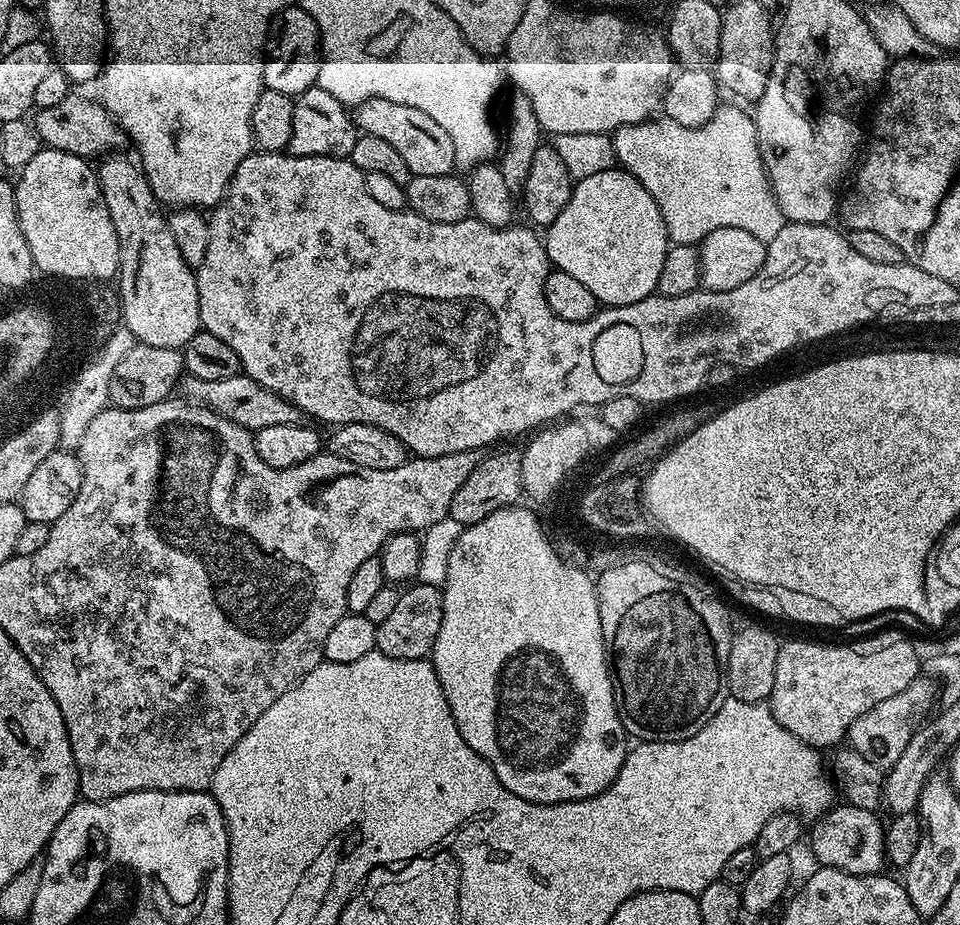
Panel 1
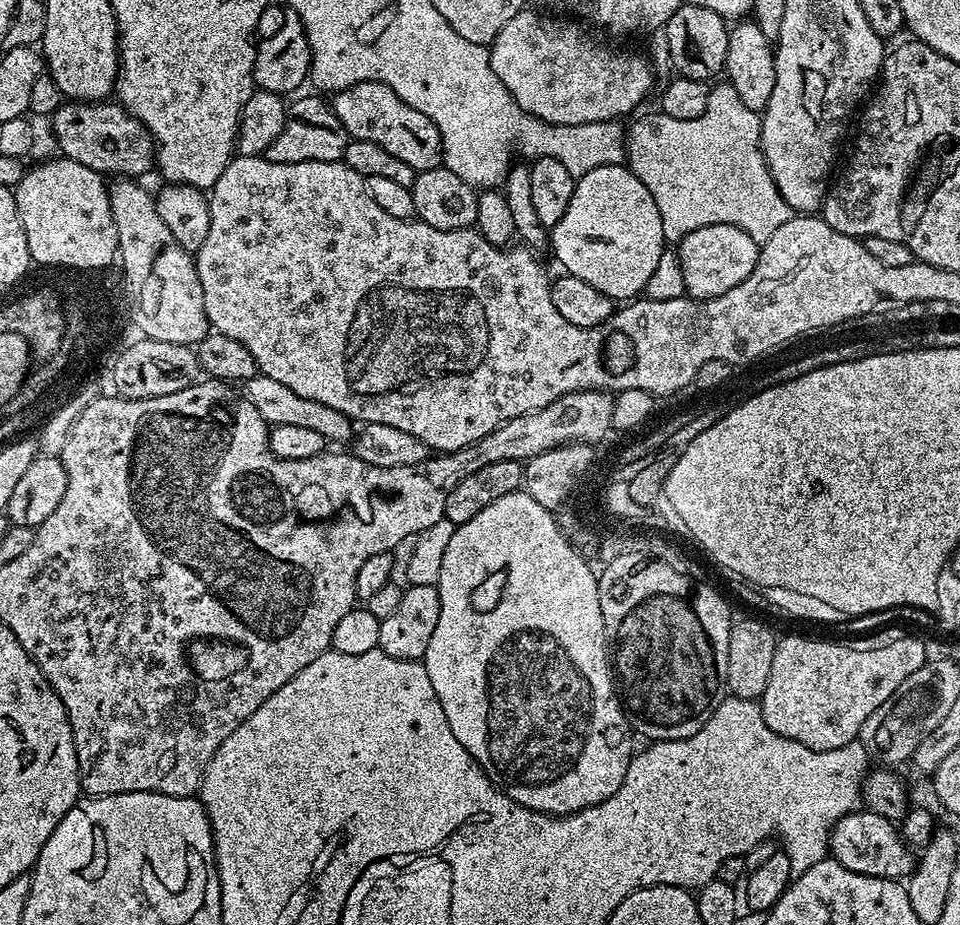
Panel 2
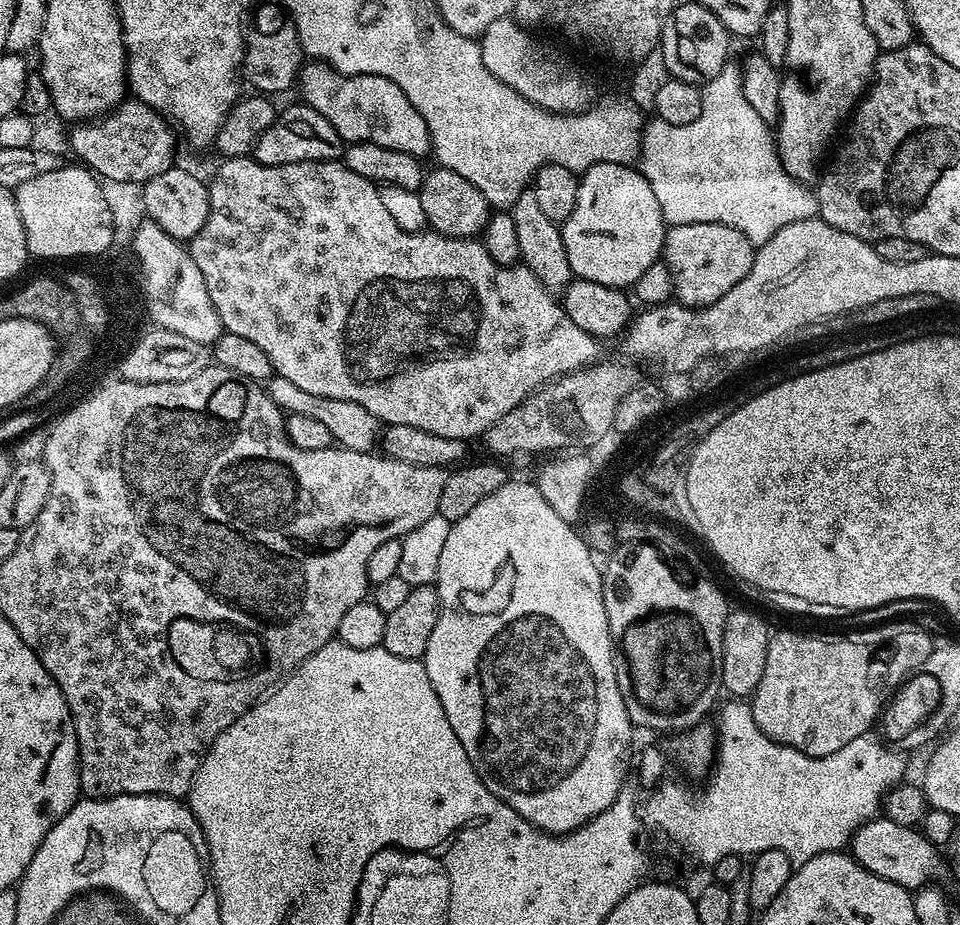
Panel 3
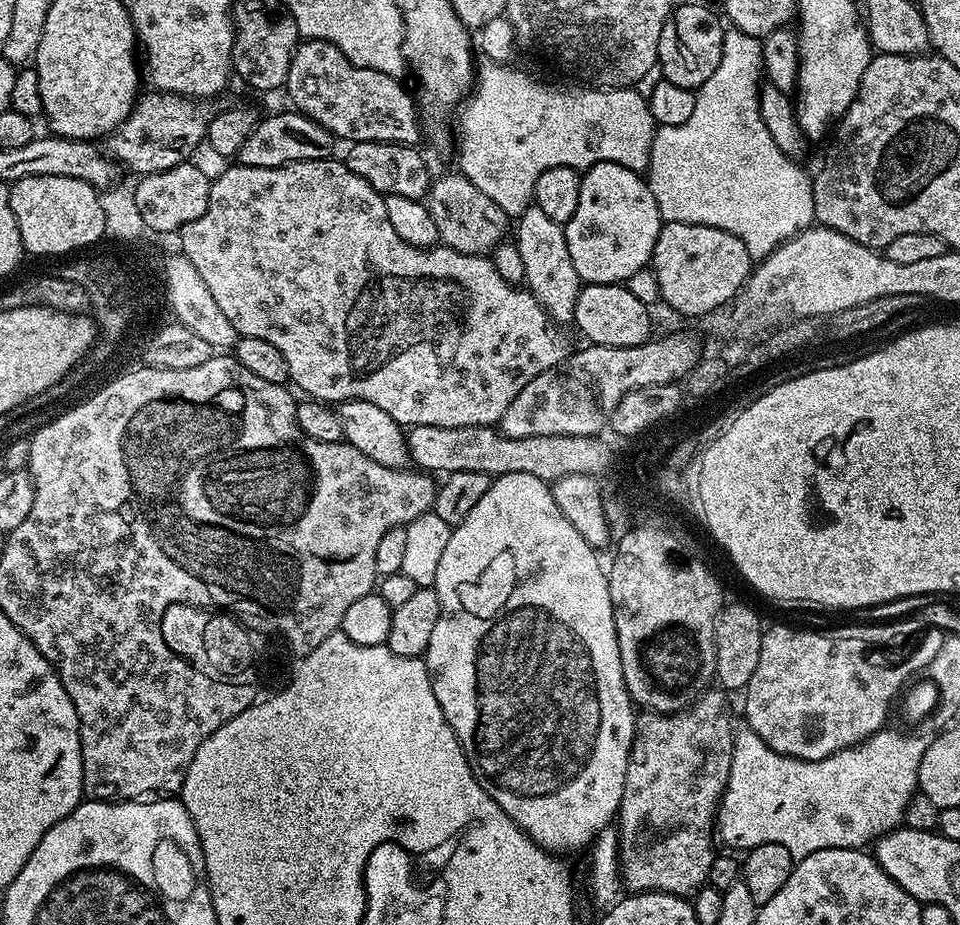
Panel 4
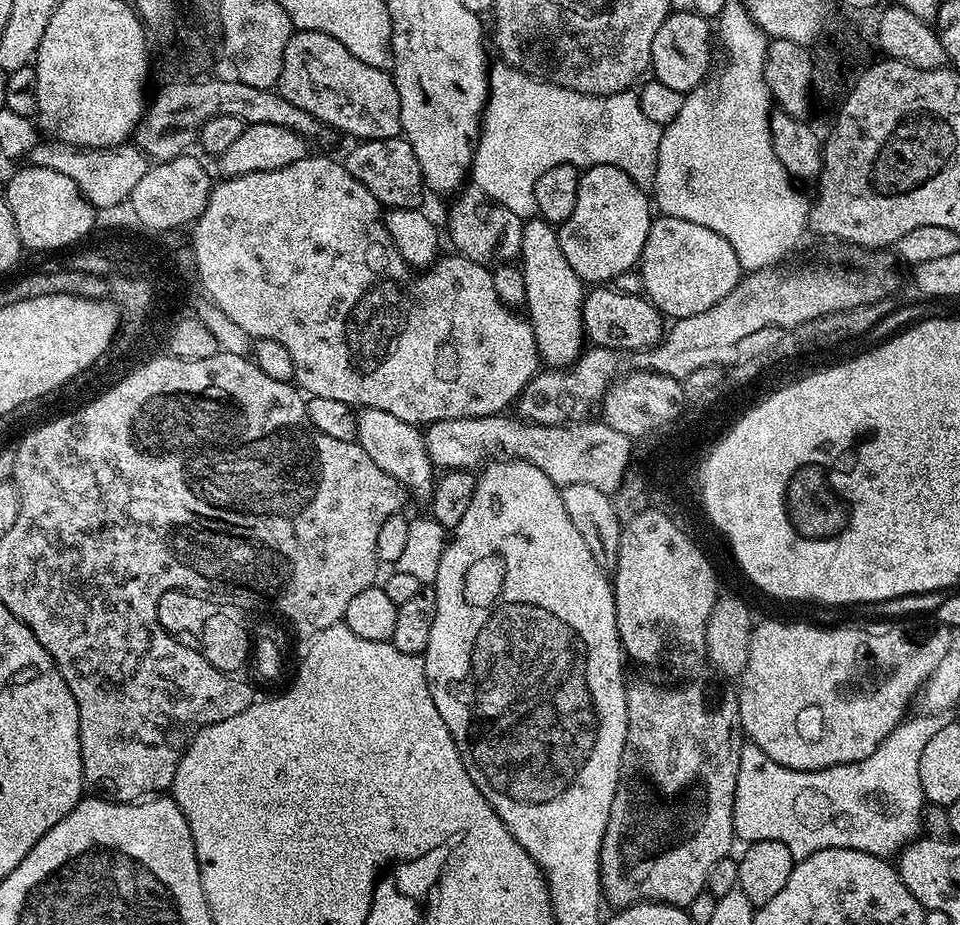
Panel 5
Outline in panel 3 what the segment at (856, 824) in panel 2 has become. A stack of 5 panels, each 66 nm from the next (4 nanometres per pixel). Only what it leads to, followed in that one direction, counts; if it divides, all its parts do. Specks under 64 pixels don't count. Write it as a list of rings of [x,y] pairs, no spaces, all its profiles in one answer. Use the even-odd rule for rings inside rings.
[[[886,818],[868,820],[855,832],[850,841],[850,854],[870,874],[878,874],[898,886],[915,890],[923,888],[940,868],[937,845],[930,843],[923,831],[898,826]]]

